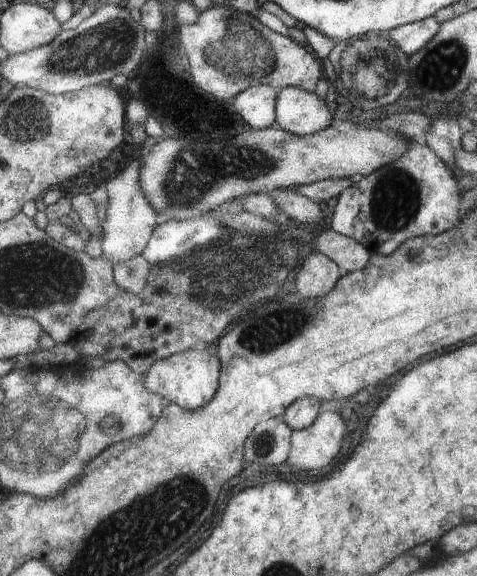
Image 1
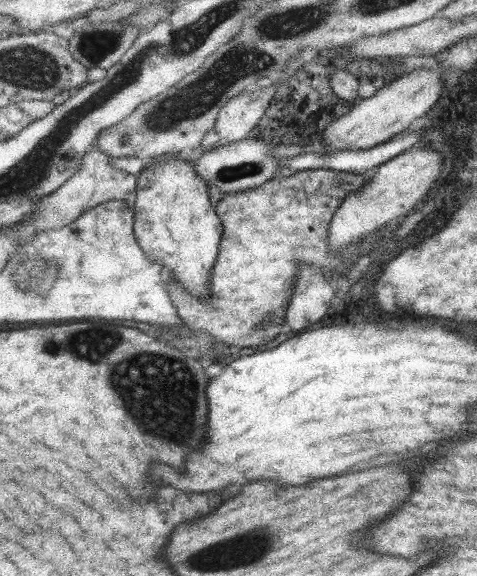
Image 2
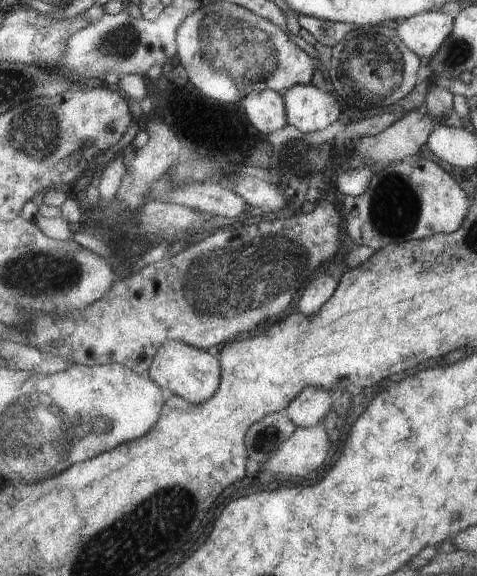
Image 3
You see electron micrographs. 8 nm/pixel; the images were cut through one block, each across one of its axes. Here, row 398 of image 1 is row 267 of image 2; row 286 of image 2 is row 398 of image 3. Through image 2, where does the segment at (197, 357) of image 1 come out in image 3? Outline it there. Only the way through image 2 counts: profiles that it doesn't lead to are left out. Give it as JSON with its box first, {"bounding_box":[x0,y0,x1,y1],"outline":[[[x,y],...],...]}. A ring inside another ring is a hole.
{"bounding_box":[146,340,221,404],"outline":[[[170,340],[159,345],[146,375],[169,394],[180,396],[191,404],[197,404],[206,401],[218,389],[221,364],[206,350]]]}

